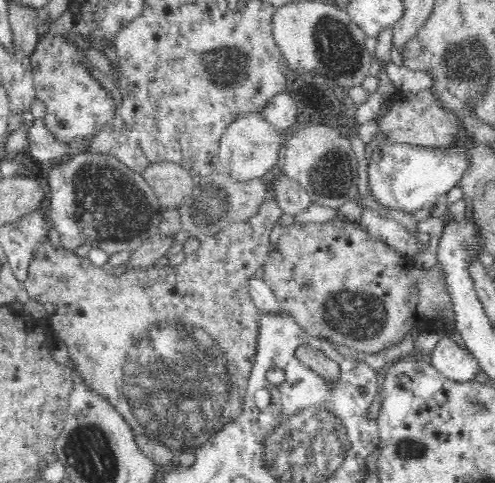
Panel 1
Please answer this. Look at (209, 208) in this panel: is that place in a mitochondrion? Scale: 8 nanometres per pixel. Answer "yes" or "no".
yes

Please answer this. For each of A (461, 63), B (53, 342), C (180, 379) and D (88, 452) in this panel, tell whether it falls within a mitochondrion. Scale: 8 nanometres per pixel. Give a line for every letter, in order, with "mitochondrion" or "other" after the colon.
A: mitochondrion
B: other
C: mitochondrion
D: mitochondrion

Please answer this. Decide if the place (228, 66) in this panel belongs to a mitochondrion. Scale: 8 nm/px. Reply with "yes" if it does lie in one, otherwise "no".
yes

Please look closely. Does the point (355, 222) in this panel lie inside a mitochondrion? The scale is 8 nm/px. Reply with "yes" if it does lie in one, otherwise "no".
no

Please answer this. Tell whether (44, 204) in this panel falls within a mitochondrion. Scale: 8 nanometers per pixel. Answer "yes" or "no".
no

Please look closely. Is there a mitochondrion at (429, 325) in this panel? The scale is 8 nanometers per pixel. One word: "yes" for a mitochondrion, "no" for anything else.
no

